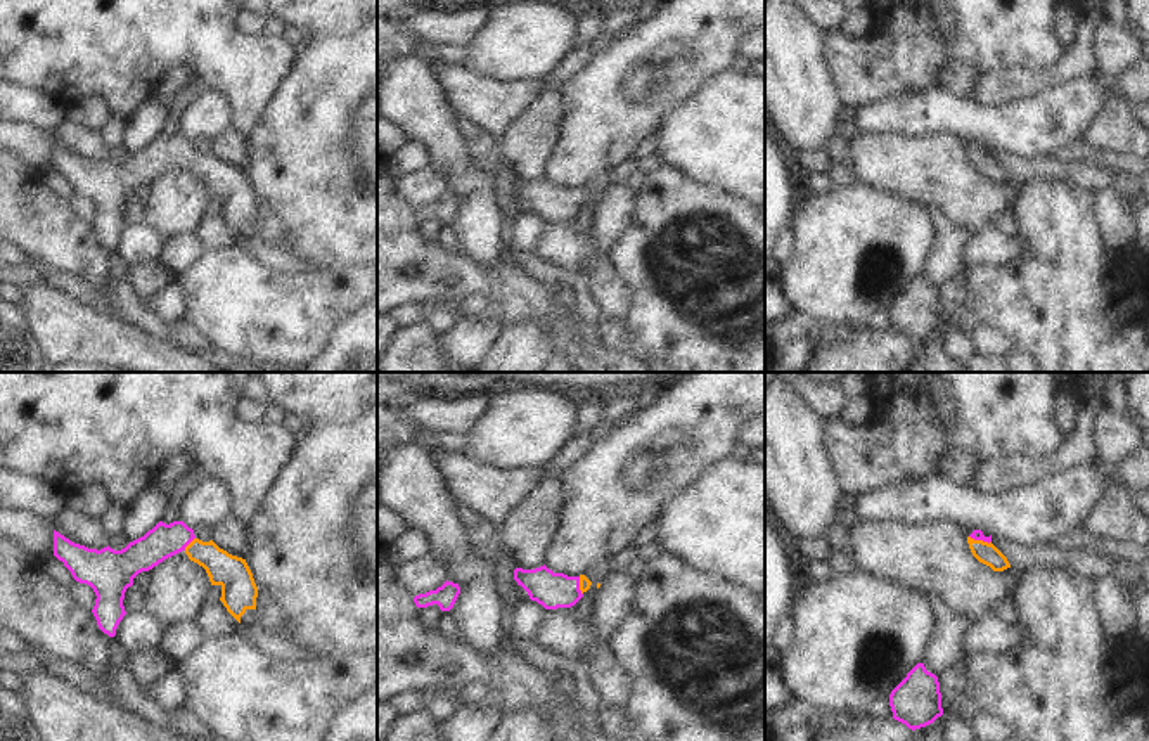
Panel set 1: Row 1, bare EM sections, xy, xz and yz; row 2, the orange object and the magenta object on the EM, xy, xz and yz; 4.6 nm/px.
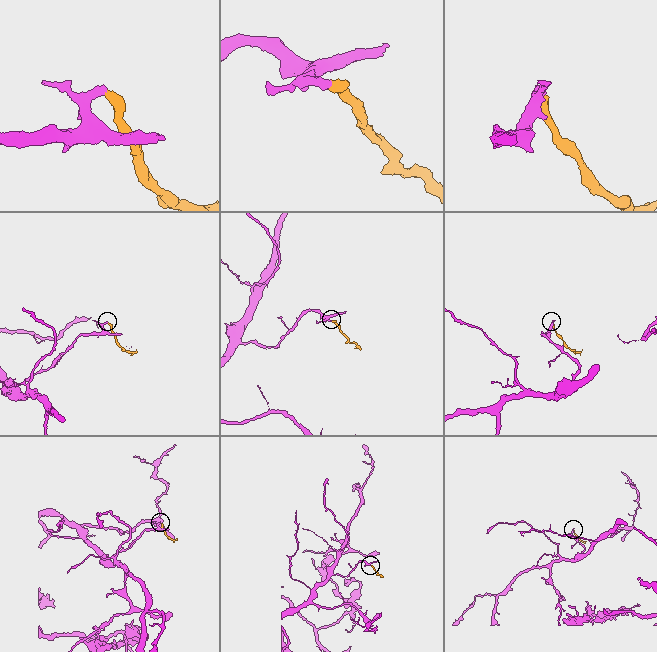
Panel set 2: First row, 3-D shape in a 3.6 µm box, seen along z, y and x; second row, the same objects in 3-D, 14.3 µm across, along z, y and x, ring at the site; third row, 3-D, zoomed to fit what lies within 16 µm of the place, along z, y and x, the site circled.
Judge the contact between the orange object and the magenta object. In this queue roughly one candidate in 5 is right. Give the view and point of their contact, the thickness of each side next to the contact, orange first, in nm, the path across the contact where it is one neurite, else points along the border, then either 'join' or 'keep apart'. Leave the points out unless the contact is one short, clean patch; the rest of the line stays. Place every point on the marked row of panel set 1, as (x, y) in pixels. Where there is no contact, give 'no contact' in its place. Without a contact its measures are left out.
xy (189, 544) | 160/160 nm | across xy (232, 573), (189, 544), (163, 541) | join

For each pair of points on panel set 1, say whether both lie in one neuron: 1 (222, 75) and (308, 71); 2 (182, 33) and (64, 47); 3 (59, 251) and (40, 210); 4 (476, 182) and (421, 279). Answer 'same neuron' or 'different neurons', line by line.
1: different neurons
2: same neuron
3: same neuron
4: different neurons

